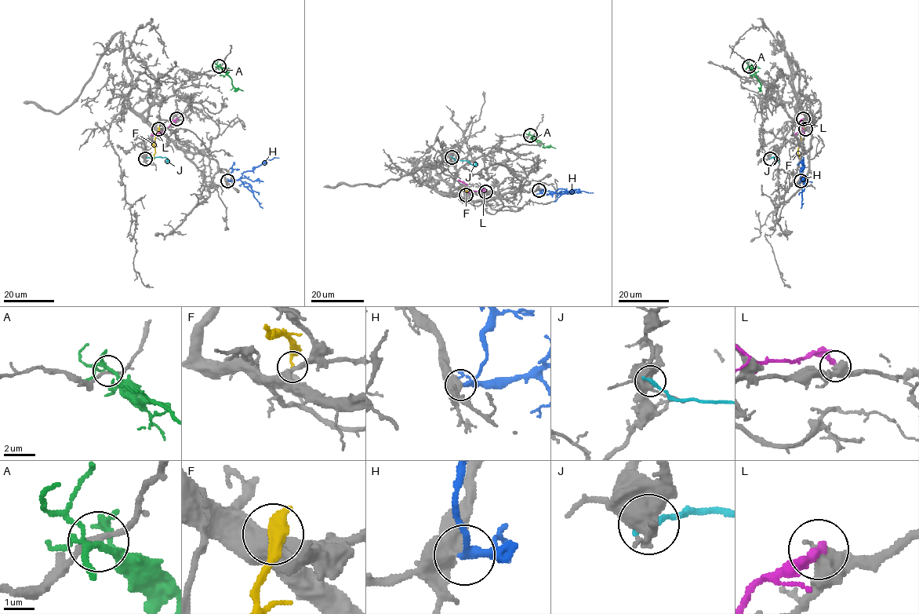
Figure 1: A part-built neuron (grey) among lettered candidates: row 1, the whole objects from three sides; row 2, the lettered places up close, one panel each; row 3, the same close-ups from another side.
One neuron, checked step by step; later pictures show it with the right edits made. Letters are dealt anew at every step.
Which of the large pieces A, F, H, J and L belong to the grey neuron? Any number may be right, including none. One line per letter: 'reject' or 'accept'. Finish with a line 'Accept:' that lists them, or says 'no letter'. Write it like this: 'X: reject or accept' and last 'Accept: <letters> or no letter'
A: reject
F: reject
H: accept
J: reject
L: reject
Accept: H

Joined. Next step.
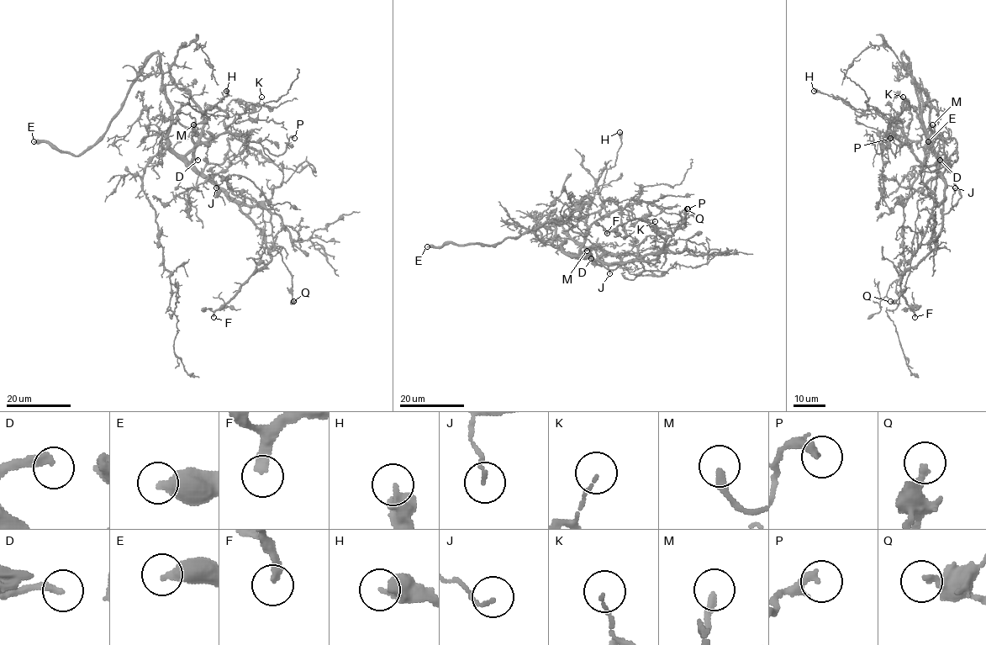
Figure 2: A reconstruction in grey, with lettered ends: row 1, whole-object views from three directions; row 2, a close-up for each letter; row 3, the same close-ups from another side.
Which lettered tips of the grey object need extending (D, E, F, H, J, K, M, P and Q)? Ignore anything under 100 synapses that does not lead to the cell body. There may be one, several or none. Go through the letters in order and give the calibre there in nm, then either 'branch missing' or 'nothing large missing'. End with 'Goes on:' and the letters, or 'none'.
D: 200 nm thick; branch missing
E: 500 nm thick; branch missing
F: 300 nm thick; branch missing
H: 500 nm thick; nothing large missing
J: 110 nm thick; nothing large missing
K: 90 nm thick; nothing large missing
M: 280 nm thick; nothing large missing
P: 320 nm thick; nothing large missing
Q: 320 nm thick; nothing large missing
Goes on: D, E, F

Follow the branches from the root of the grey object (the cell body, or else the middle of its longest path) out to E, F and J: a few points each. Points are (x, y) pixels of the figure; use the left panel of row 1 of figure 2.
E: (166, 146), (171, 103), (158, 54), (148, 60), (121, 110), (93, 145), (72, 155), (34, 141)
F: (166, 146), (202, 172), (233, 200), (261, 231), (268, 249), (271, 259), (215, 311), (213, 317)
J: (166, 146), (202, 172), (216, 187)

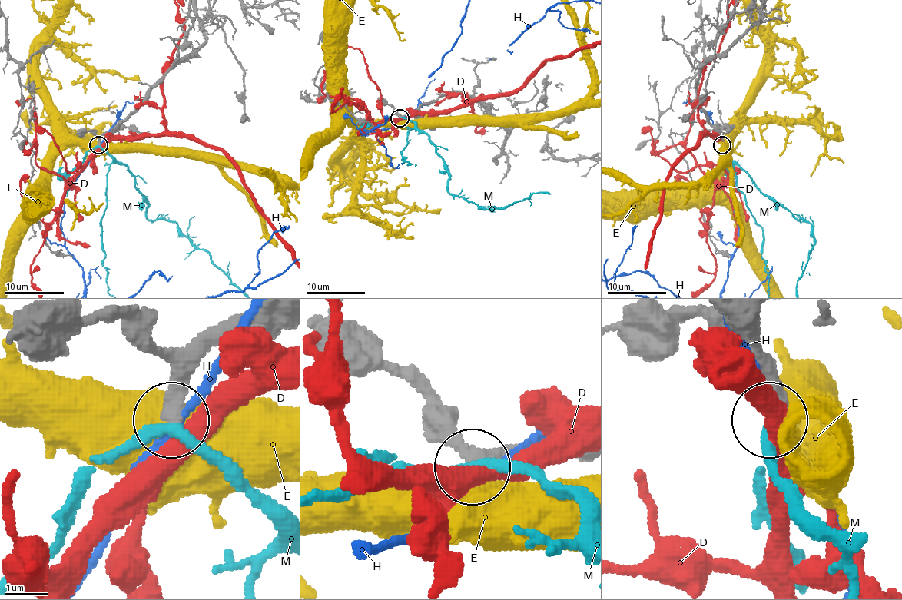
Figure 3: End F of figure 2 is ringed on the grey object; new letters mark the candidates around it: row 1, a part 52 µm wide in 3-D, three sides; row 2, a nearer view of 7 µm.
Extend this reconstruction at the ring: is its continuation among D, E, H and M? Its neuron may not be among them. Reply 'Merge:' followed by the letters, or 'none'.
Merge: M

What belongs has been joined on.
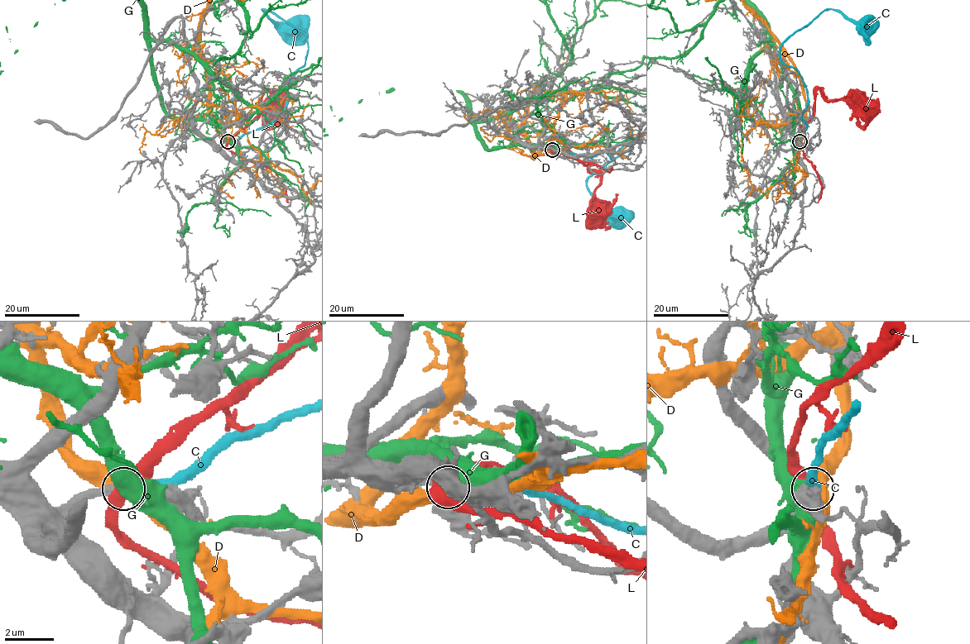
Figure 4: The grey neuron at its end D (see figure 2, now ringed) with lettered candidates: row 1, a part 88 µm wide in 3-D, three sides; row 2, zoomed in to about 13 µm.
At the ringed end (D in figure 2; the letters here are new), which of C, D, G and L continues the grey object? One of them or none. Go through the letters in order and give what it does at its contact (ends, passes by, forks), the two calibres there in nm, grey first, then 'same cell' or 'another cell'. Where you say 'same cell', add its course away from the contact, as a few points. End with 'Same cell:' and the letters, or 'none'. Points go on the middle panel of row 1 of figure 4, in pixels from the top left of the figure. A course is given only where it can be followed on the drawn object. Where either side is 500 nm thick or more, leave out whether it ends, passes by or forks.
C: it ends; calibres 220 and 360 nm; same cell
D: calibres 340 and 550 nm; another cell
G: calibres 220 and 550 nm; another cell
L: it passes by; calibres 360 and 380 nm; another cell
Same cell: C

